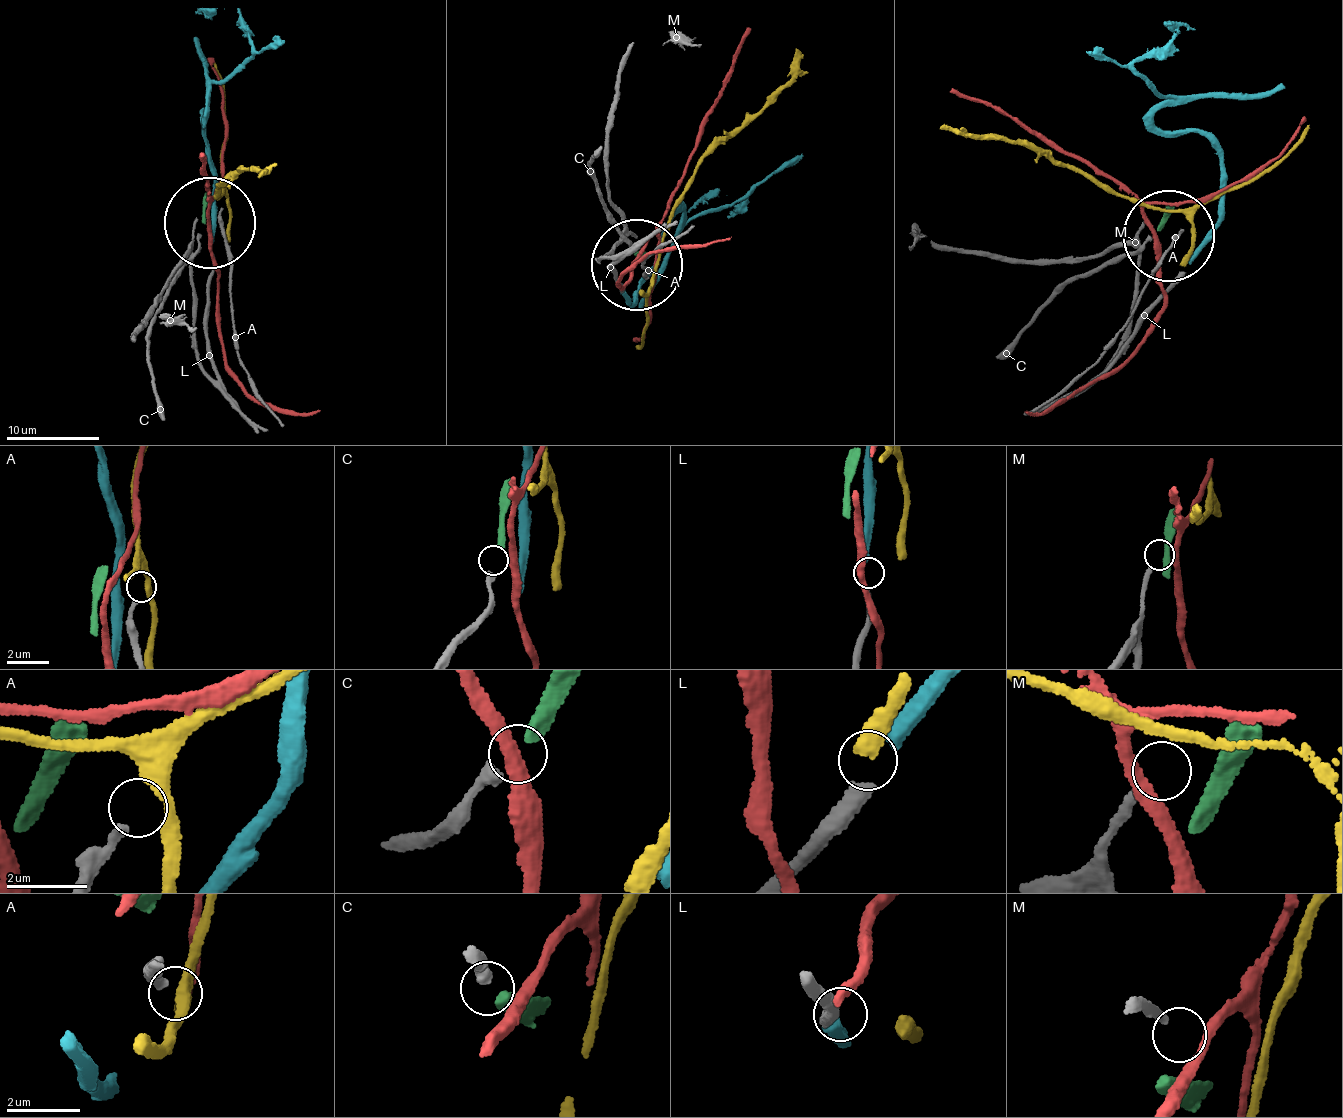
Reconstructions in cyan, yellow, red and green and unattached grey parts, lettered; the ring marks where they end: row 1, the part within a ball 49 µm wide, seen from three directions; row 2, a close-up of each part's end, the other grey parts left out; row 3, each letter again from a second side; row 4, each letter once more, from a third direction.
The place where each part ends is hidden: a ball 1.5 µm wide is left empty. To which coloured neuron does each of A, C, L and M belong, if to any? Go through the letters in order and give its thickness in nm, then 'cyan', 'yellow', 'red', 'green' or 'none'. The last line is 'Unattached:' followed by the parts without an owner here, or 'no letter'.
A: 200 nm thick; none
C: 300 nm thick; green
L: 360 nm thick; cyan
M: 200 nm thick; none
Unattached: A, M

